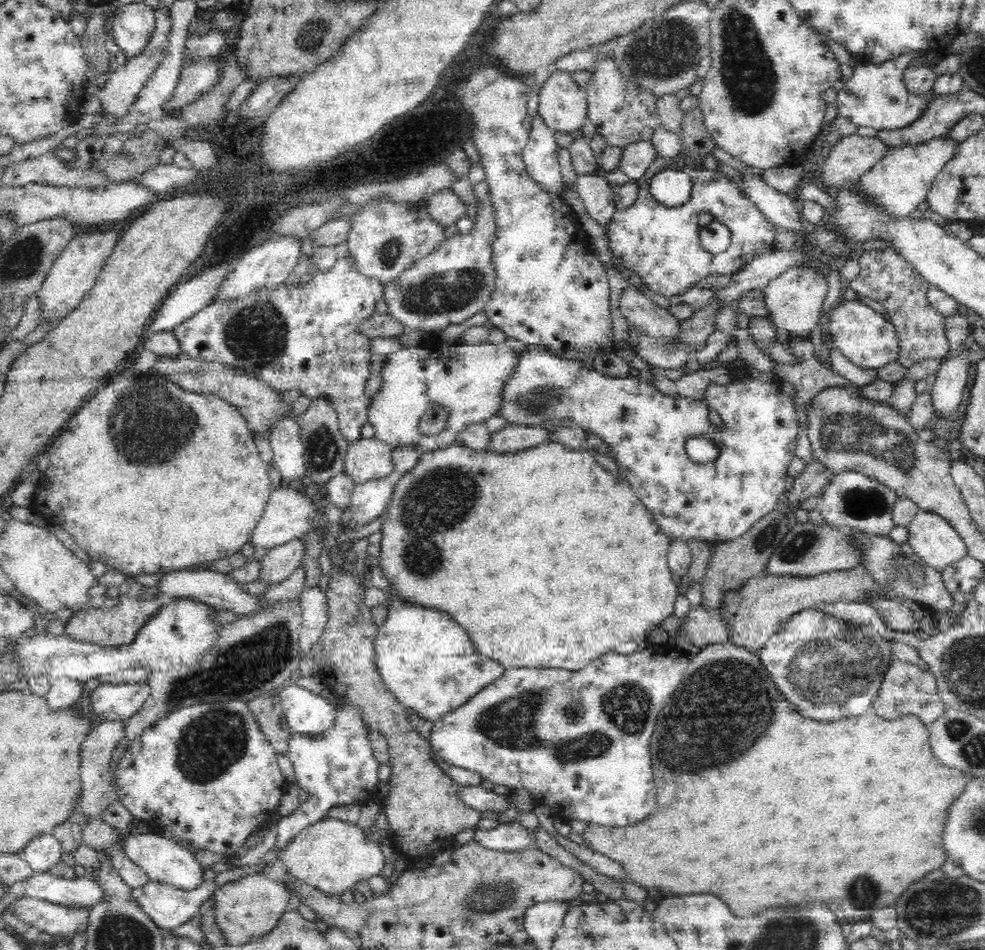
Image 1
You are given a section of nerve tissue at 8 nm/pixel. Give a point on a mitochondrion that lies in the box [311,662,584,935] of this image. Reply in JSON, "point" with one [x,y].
{"point":[491,896]}

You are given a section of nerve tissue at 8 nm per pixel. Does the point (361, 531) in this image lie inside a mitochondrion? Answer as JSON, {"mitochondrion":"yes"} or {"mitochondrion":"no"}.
{"mitochondrion":"no"}

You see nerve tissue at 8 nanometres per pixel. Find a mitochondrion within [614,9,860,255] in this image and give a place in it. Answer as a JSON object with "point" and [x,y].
{"point":[668,51]}

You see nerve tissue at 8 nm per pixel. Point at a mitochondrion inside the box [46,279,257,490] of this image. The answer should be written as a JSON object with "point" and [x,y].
{"point":[150,426]}

